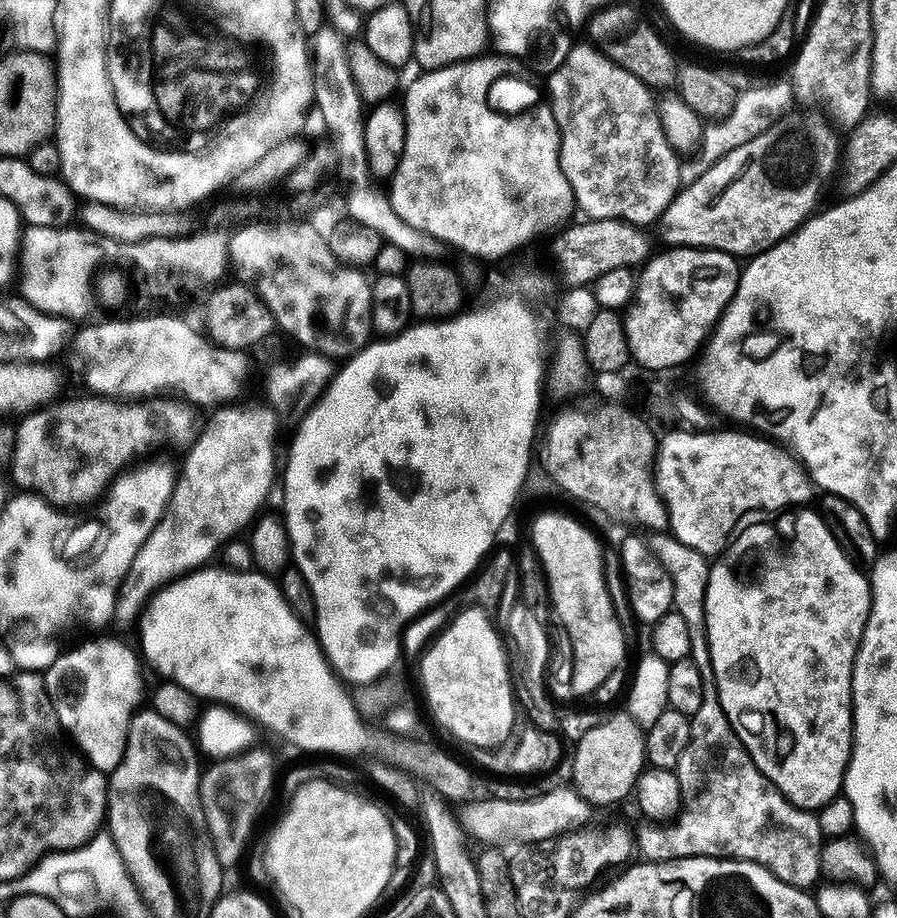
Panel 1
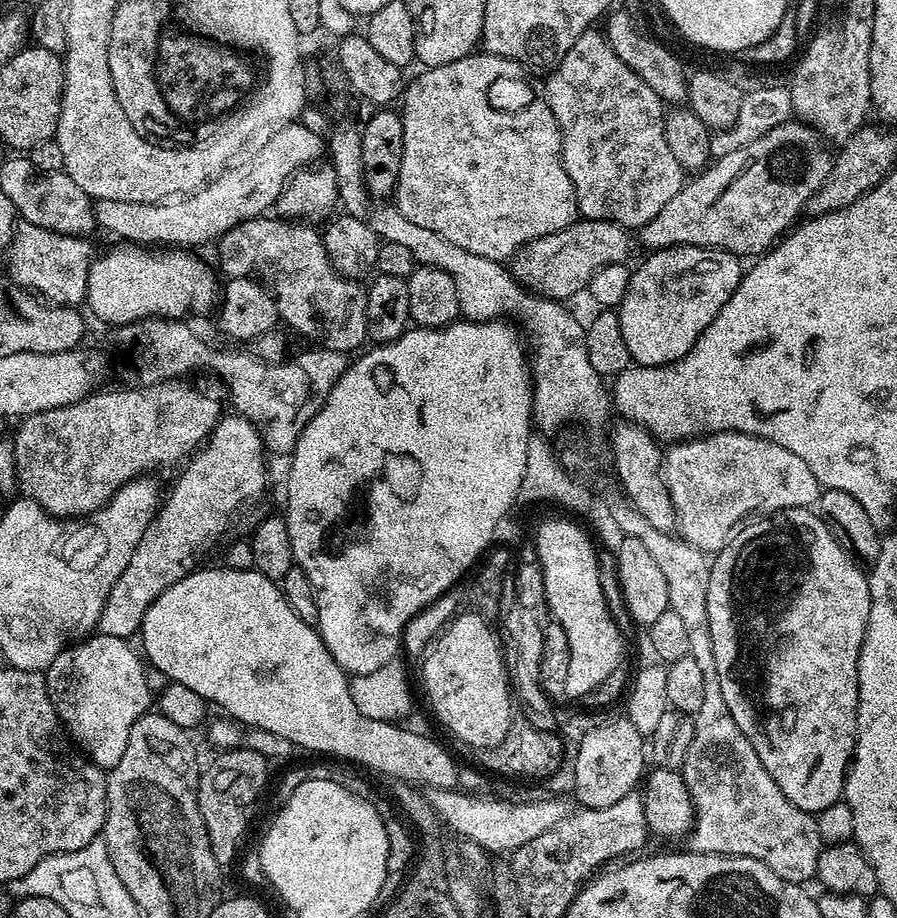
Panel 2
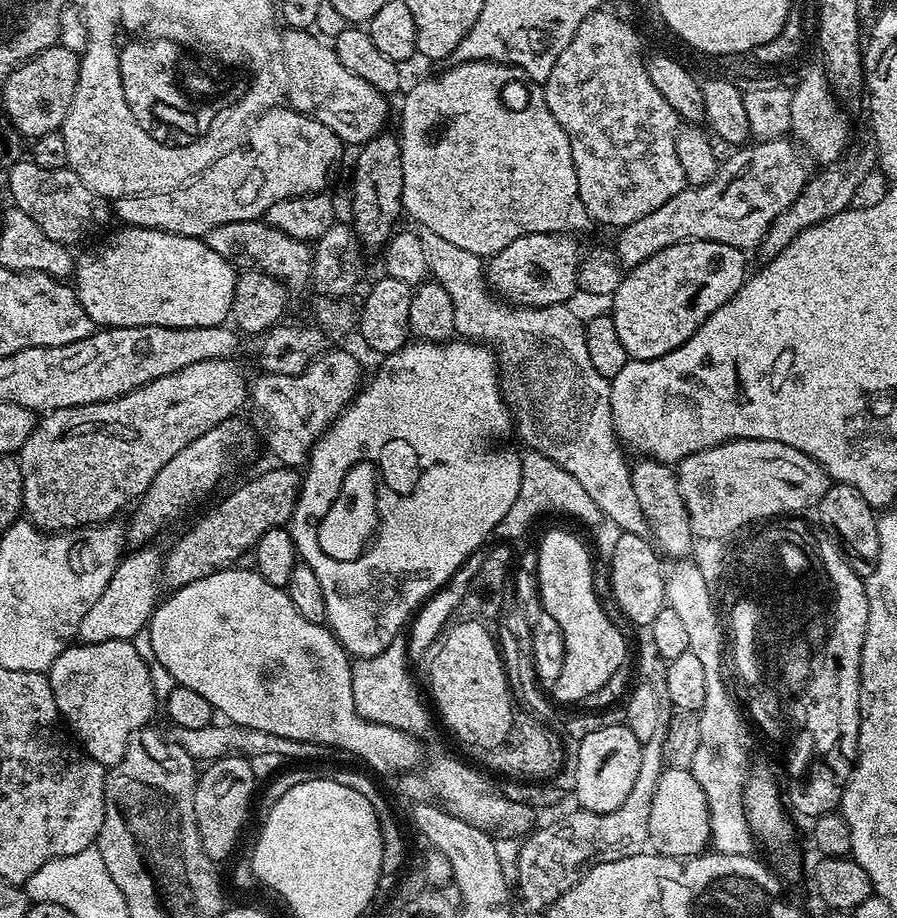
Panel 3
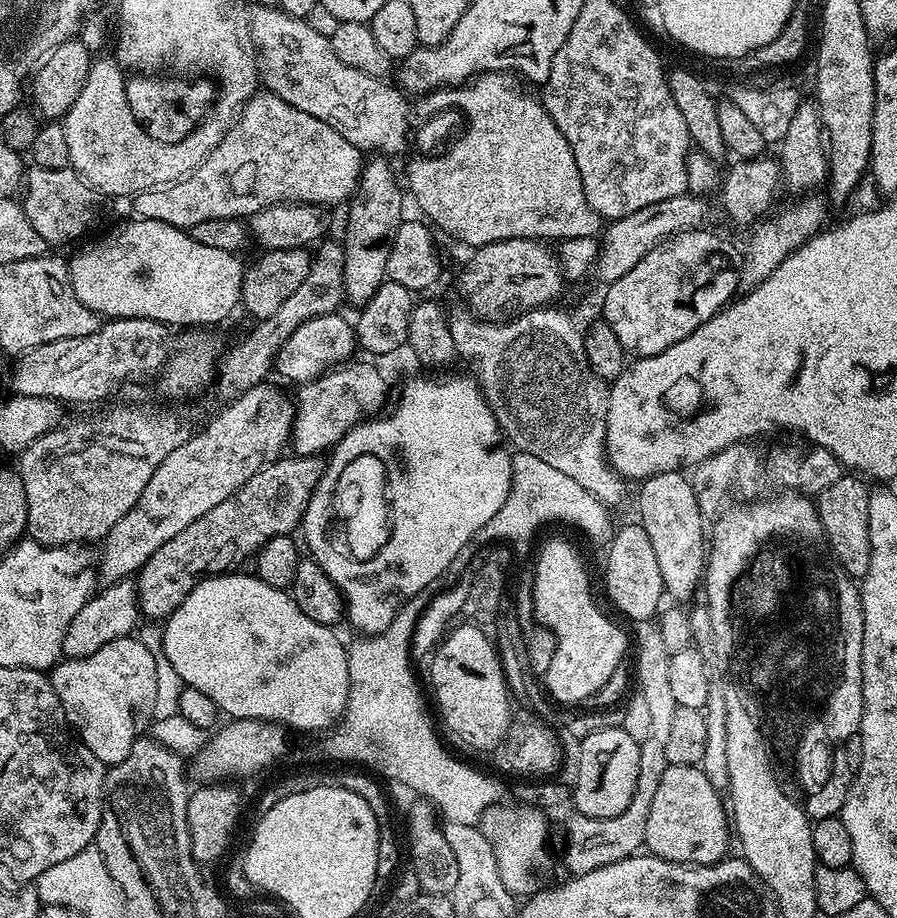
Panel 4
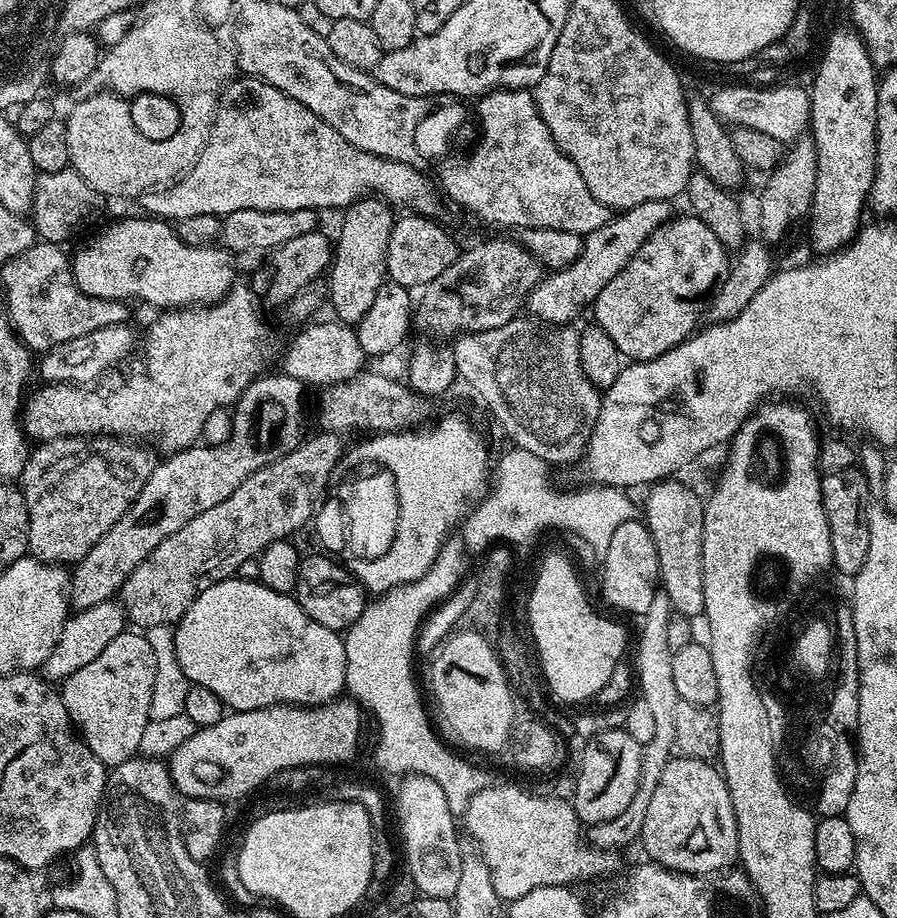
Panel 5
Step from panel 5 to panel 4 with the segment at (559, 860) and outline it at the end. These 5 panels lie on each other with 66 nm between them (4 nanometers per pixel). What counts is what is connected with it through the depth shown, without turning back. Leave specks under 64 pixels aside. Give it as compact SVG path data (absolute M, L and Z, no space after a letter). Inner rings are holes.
M493 806L486 809L480 817L478 827L492 844L498 862L498 874L502 874L506 890L510 890L517 898L524 898L537 887L536 867L548 848L548 820L544 817L547 815L534 807L520 806L516 808L517 812L504 807Z

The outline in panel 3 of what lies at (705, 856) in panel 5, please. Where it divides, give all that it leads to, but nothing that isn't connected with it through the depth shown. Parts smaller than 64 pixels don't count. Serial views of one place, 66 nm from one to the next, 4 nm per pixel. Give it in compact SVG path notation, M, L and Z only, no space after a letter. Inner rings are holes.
M665 767L662 778L658 778L654 803L650 805L648 838L651 847L662 856L677 858L699 856L709 847L712 839L710 810L706 802L706 794L702 786L698 786L698 778L694 778L691 770Z

